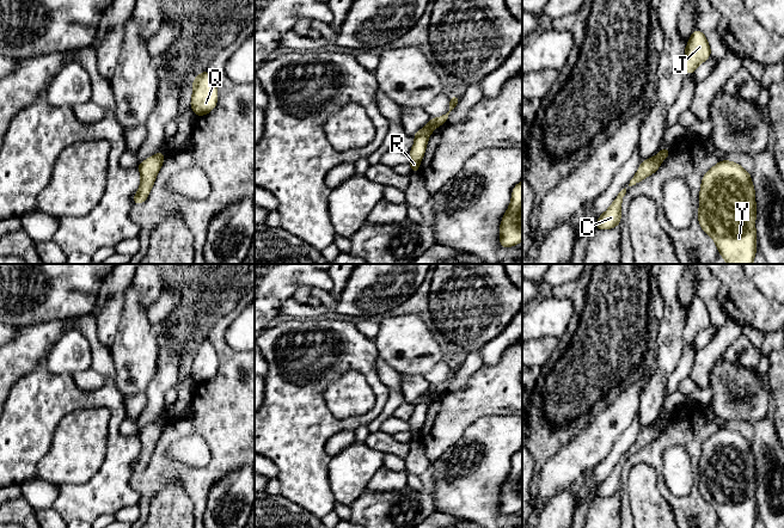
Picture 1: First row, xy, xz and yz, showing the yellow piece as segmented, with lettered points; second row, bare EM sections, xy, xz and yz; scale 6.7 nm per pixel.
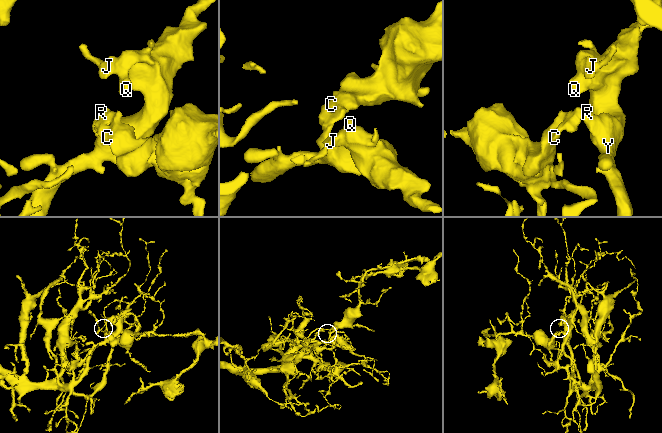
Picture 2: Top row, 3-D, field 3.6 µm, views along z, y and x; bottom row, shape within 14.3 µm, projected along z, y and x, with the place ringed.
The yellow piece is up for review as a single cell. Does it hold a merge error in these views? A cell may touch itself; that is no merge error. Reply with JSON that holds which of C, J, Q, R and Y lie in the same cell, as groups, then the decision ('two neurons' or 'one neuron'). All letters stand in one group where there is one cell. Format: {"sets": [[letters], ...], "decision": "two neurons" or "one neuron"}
{"sets": [["C"], ["J", "Q", "R", "Y"]], "decision": "two neurons"}

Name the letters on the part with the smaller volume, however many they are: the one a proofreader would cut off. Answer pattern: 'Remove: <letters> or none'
Remove: C

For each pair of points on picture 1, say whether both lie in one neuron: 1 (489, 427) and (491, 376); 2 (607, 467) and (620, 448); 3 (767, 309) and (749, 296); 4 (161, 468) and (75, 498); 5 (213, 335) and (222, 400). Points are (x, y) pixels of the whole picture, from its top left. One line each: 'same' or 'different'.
1: different
2: same
3: same
4: different
5: same

